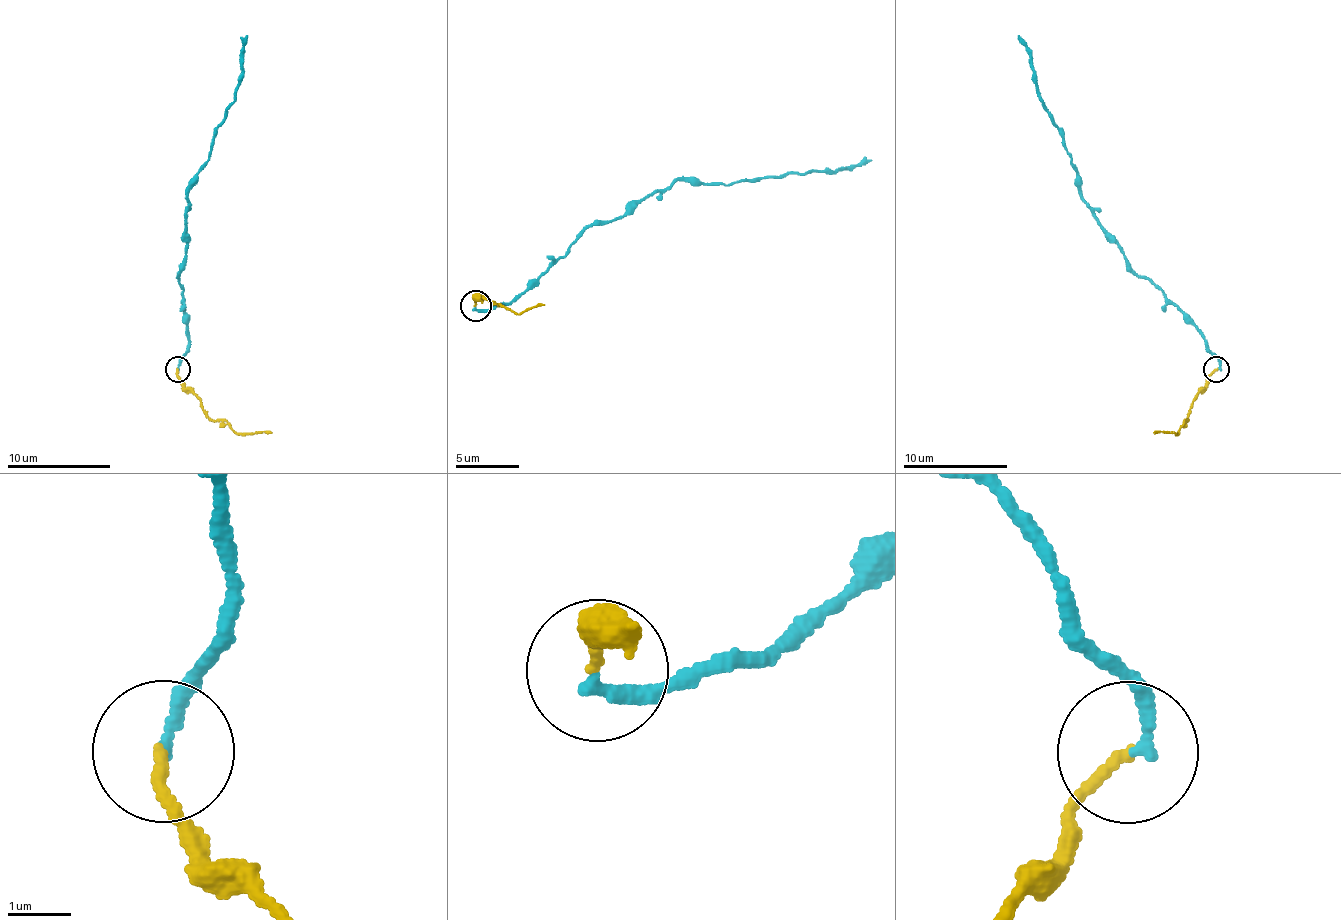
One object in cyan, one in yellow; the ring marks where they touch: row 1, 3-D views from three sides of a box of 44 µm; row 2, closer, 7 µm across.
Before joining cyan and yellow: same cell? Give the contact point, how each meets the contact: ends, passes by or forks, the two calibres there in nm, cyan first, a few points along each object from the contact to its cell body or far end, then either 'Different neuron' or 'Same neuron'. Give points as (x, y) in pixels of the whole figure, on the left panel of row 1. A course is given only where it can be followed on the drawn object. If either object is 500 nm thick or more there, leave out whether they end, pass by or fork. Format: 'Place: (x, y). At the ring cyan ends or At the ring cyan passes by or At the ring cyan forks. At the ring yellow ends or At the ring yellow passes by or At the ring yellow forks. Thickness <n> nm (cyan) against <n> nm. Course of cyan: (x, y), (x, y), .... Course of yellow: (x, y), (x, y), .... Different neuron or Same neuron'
Place: (177, 369). At the ring cyan ends. At the ring yellow ends. Thickness 160 nm (cyan) against 160 nm. Course of cyan: (177, 368), (188, 329), (178, 284), (190, 179), (208, 160), (214, 132), (234, 100), (246, 35). Course of yellow: (177, 368), (179, 381), (213, 419), (237, 432), (272, 432). Different neuron

